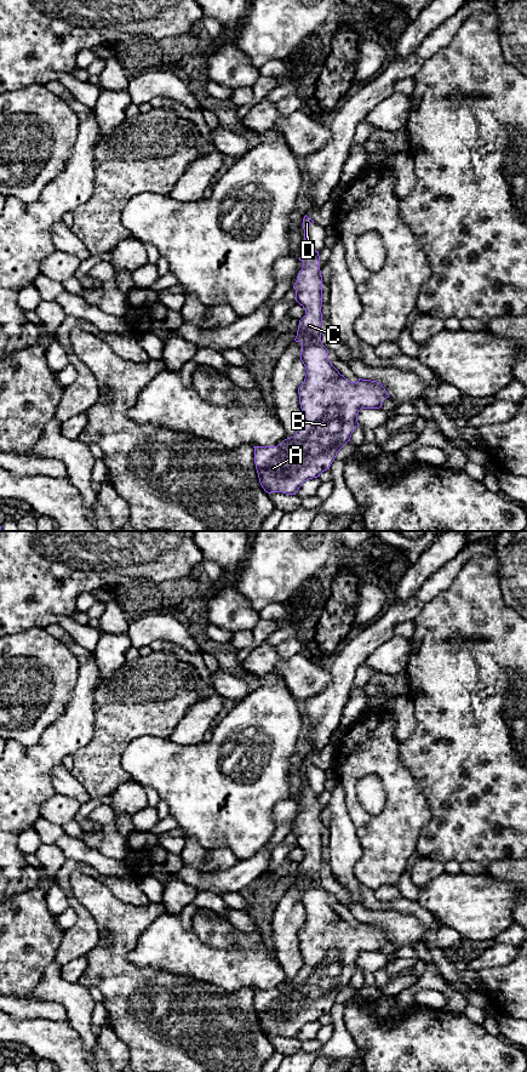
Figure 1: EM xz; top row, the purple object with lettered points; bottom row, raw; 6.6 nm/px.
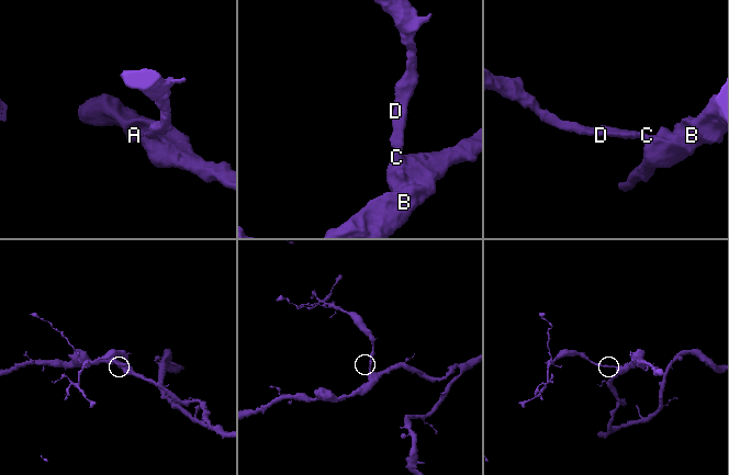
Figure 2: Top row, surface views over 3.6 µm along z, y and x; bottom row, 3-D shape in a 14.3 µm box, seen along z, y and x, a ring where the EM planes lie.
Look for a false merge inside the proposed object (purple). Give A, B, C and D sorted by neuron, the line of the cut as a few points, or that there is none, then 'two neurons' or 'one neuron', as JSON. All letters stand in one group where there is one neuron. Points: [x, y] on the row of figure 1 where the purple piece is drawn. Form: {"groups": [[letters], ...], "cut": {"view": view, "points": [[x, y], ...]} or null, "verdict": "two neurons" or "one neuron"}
{"groups": [["A", "B", "C", "D"]], "cut": null, "verdict": "one neuron"}

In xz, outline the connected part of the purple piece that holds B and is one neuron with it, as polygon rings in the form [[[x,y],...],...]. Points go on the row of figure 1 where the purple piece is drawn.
[[[305,215],[303,218],[303,255],[299,257],[303,267],[293,285],[296,301],[305,309],[305,315],[299,320],[294,338],[296,342],[302,343],[299,357],[307,370],[304,382],[298,387],[304,421],[293,437],[285,439],[277,446],[253,446],[259,483],[268,494],[296,495],[304,481],[317,478],[322,472],[330,469],[337,452],[350,441],[353,432],[359,426],[359,411],[361,409],[379,409],[382,403],[390,397],[380,382],[362,378],[350,382],[328,360],[328,349],[321,342],[322,275],[320,256],[308,235],[308,228],[313,223],[314,221]]]

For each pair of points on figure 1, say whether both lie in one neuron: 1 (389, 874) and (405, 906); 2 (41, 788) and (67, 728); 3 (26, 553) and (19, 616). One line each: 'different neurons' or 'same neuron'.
1: different neurons
2: same neuron
3: same neuron

